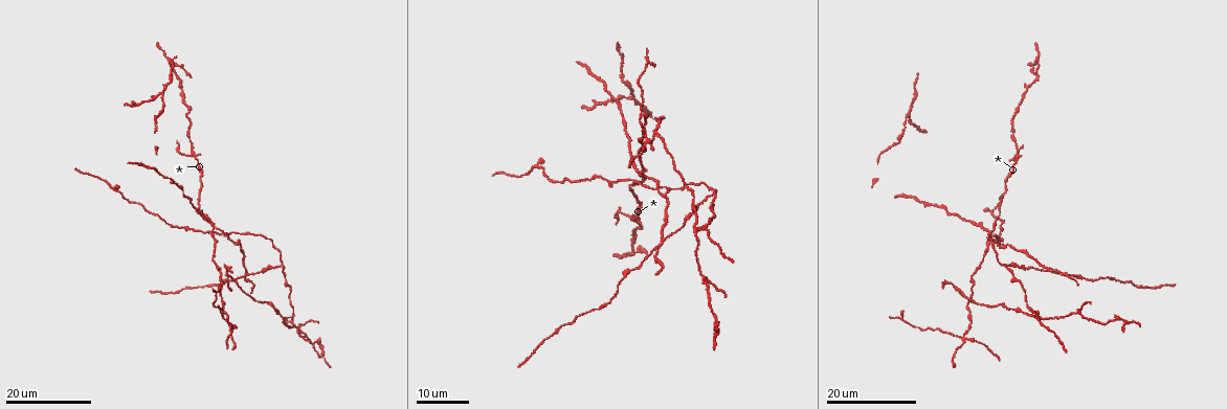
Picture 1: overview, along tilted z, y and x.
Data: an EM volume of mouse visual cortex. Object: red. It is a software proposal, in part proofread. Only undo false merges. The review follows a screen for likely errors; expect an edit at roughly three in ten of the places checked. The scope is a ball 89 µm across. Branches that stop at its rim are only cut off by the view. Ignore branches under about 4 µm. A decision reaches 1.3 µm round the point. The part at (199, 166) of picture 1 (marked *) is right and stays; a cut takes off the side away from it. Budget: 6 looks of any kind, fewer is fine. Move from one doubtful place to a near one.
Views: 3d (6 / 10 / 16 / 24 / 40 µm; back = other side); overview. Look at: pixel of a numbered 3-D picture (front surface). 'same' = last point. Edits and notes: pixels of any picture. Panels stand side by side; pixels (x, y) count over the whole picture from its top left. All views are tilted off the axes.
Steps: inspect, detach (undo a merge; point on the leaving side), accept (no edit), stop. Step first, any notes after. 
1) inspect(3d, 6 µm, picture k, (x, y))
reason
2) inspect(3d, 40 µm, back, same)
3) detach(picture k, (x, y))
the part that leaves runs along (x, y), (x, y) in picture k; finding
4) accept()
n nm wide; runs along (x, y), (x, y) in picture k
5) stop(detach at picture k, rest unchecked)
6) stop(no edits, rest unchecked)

inspect(3d, 16 µm, picture 1, (212, 224))
three arms meet

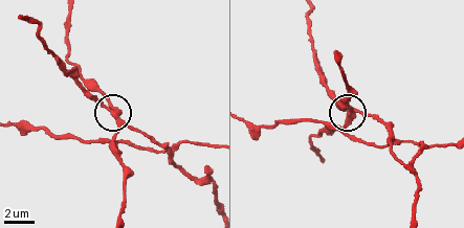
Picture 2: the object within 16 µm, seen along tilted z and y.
inspect(3d, 10 µm, picture 2, (117, 114))
zoom in

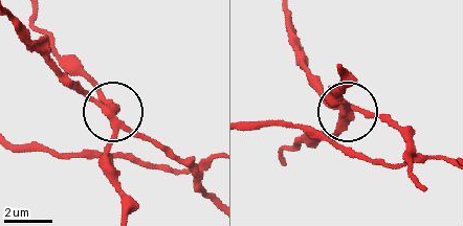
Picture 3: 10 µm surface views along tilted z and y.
detach(picture 3, (83, 94))
3 arms; the part that leaves runs along (114, 115), (164, 145), (189, 167), (213, 159) in picture 3; a second cell is stuck on

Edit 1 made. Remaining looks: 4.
inspect(3d, 16 µm, picture 1, (227, 321))
looks like a crossing

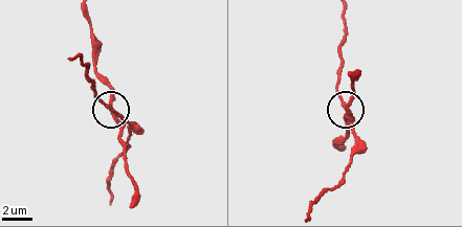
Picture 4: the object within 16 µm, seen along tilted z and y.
inspect(3d, 6 µm, picture 4, (112, 108))

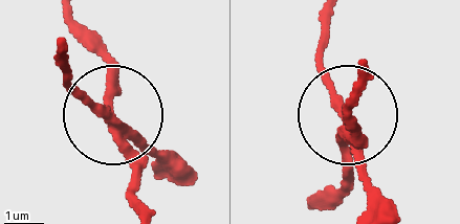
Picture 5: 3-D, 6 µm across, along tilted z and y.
inspect(3d, 6 µm, back, picture 5, (111, 122))

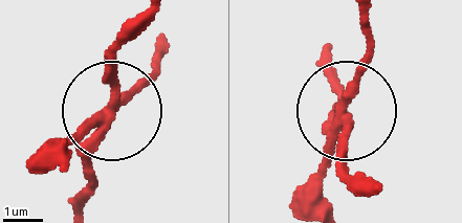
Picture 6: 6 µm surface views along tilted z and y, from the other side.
detach(picture 6, (134, 91))
220 nm wide; a second cell is stuck on

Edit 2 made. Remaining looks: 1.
stop(detach at picture 3, detach at picture 6, rest unchecked)

